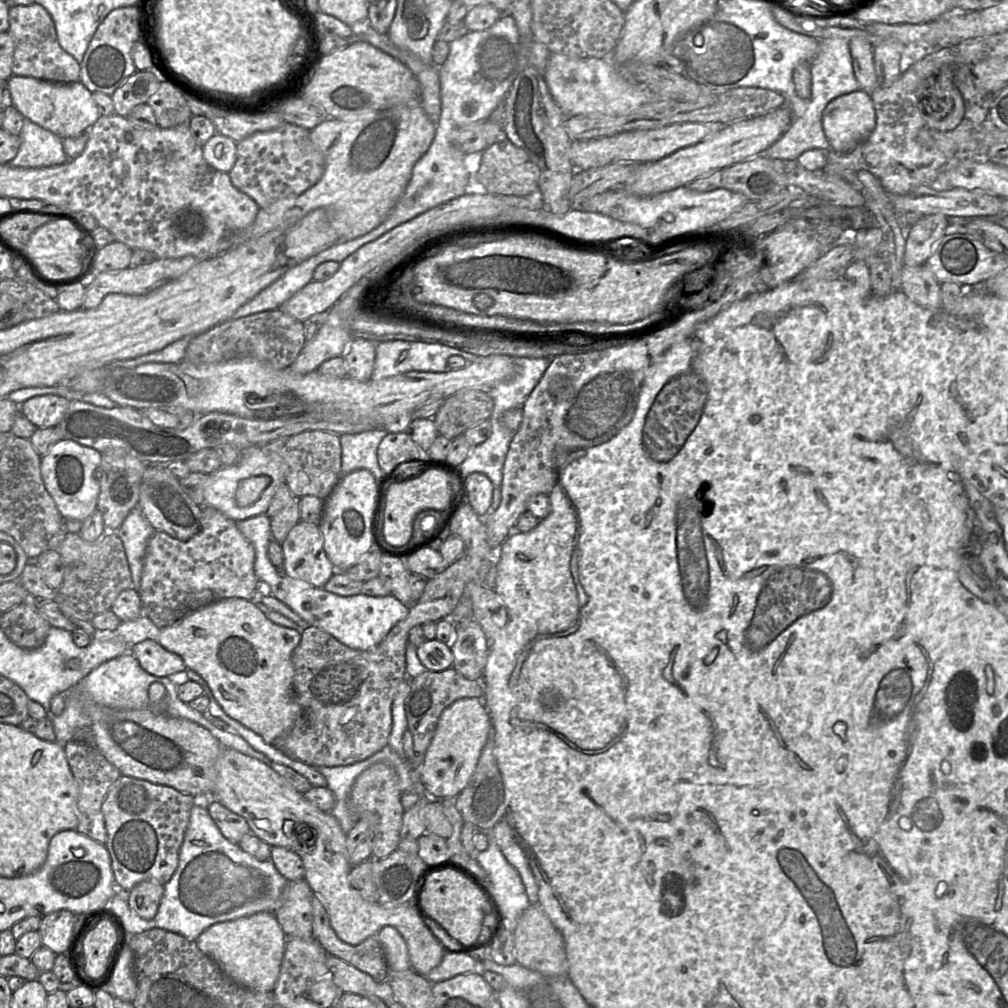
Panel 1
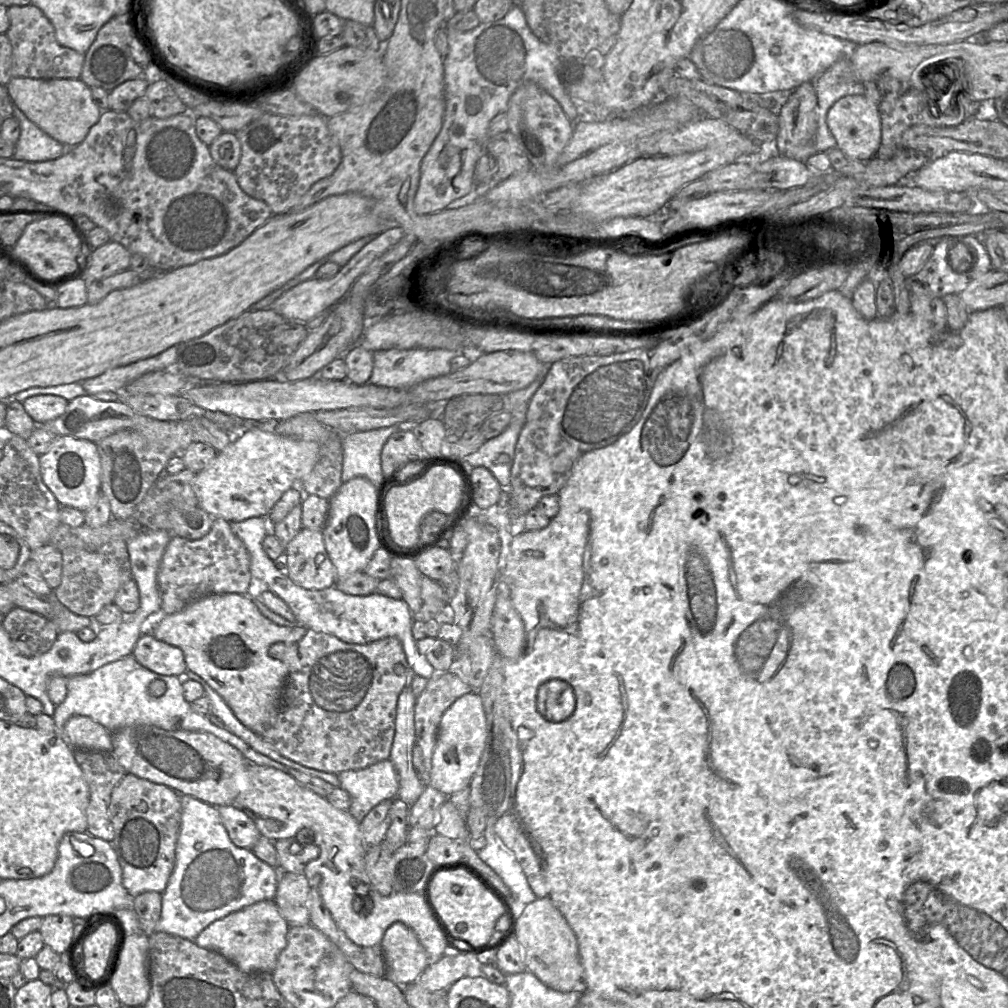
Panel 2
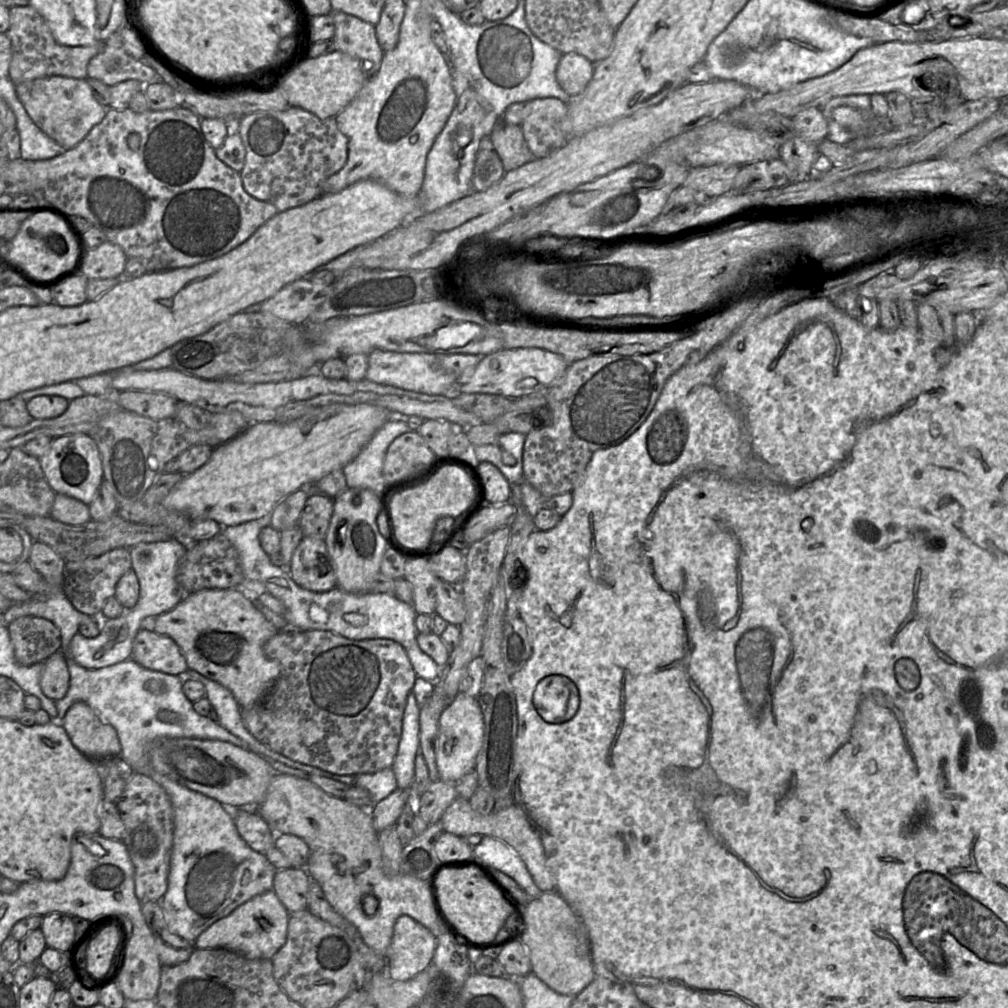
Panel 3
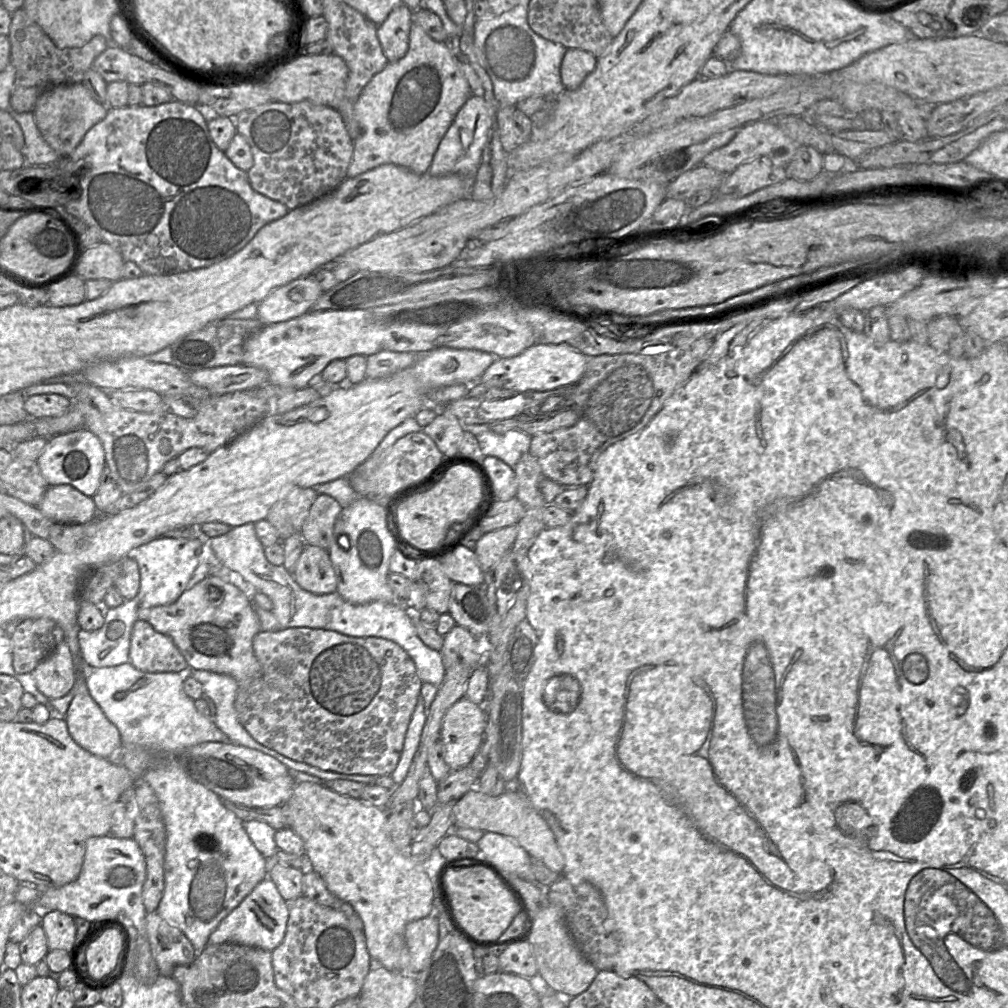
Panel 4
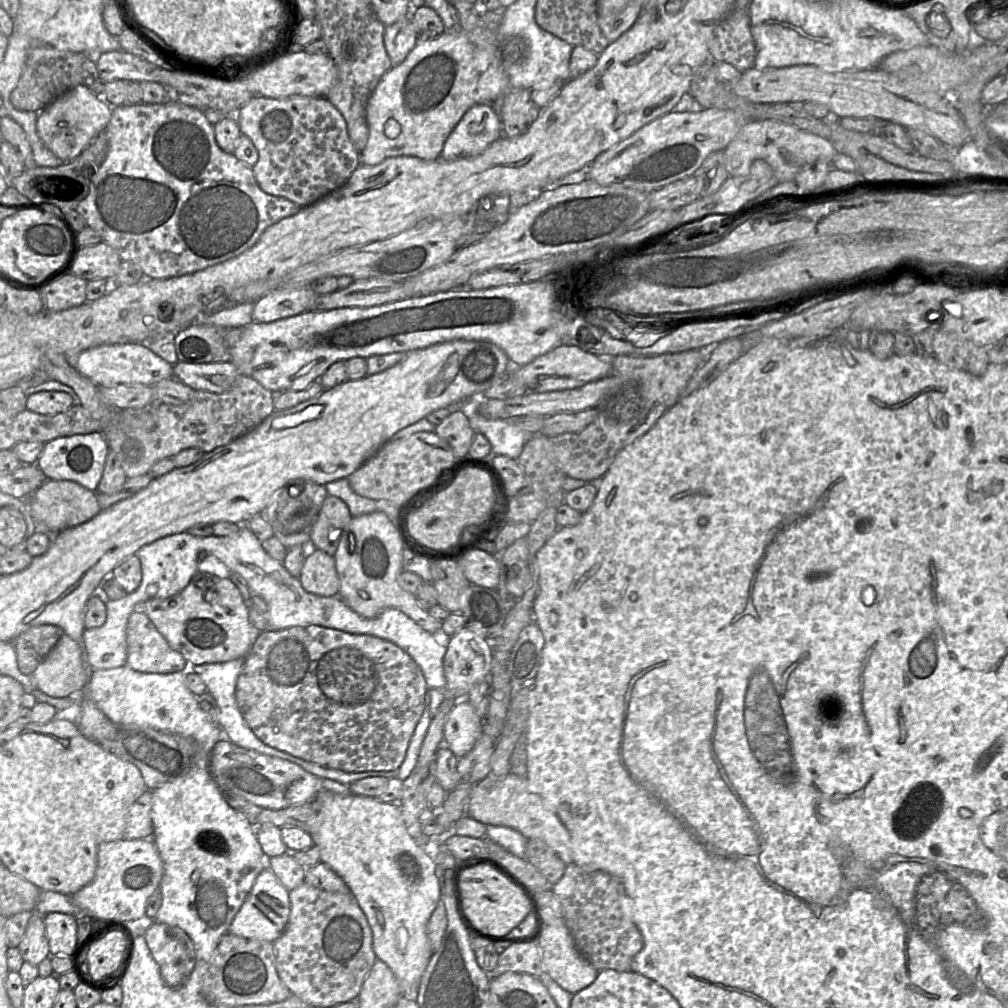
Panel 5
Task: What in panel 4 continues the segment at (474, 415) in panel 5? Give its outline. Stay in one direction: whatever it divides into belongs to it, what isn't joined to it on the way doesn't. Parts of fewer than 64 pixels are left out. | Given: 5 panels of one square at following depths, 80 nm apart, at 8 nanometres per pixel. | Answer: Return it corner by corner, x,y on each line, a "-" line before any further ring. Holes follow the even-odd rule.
489,428
477,435
479,456
499,458
514,469
521,456
529,452
531,438
531,435
520,430
496,434

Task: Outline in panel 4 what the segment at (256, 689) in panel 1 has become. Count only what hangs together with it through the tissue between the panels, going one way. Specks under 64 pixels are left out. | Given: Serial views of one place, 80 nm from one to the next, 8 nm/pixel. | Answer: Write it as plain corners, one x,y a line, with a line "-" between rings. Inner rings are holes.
208,575
187,588
175,602
150,608
146,612
146,620
156,631
173,640
191,669
229,675
238,683
248,681
260,673
261,665
253,650
253,639
261,631
260,623
250,598
231,582

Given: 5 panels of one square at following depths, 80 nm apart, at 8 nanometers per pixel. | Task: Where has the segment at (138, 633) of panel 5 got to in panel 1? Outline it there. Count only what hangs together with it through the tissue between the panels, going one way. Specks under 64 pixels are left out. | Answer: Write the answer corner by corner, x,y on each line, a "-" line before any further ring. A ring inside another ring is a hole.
145,639
131,648
131,654
149,674
168,677
187,669
181,656
162,647
158,641

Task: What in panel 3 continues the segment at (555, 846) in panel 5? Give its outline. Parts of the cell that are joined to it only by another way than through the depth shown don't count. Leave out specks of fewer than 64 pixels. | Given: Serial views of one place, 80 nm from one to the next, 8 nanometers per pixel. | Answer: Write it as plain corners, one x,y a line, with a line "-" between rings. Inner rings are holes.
456,798
440,818
444,832
460,837
473,834
492,836
509,844
520,856
530,872
535,885
542,892
555,891
555,877
546,865
546,857
539,834
529,823
524,811
517,805
511,805
498,812
480,815
475,812
469,800

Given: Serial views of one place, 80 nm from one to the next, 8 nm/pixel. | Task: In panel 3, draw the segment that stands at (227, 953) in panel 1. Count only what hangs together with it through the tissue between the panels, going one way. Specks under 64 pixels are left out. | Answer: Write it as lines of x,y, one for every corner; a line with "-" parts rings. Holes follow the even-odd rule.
273,890
257,895
237,907
228,916
216,921
203,931
194,947
198,949
224,948
248,959
270,959
285,944
290,913

